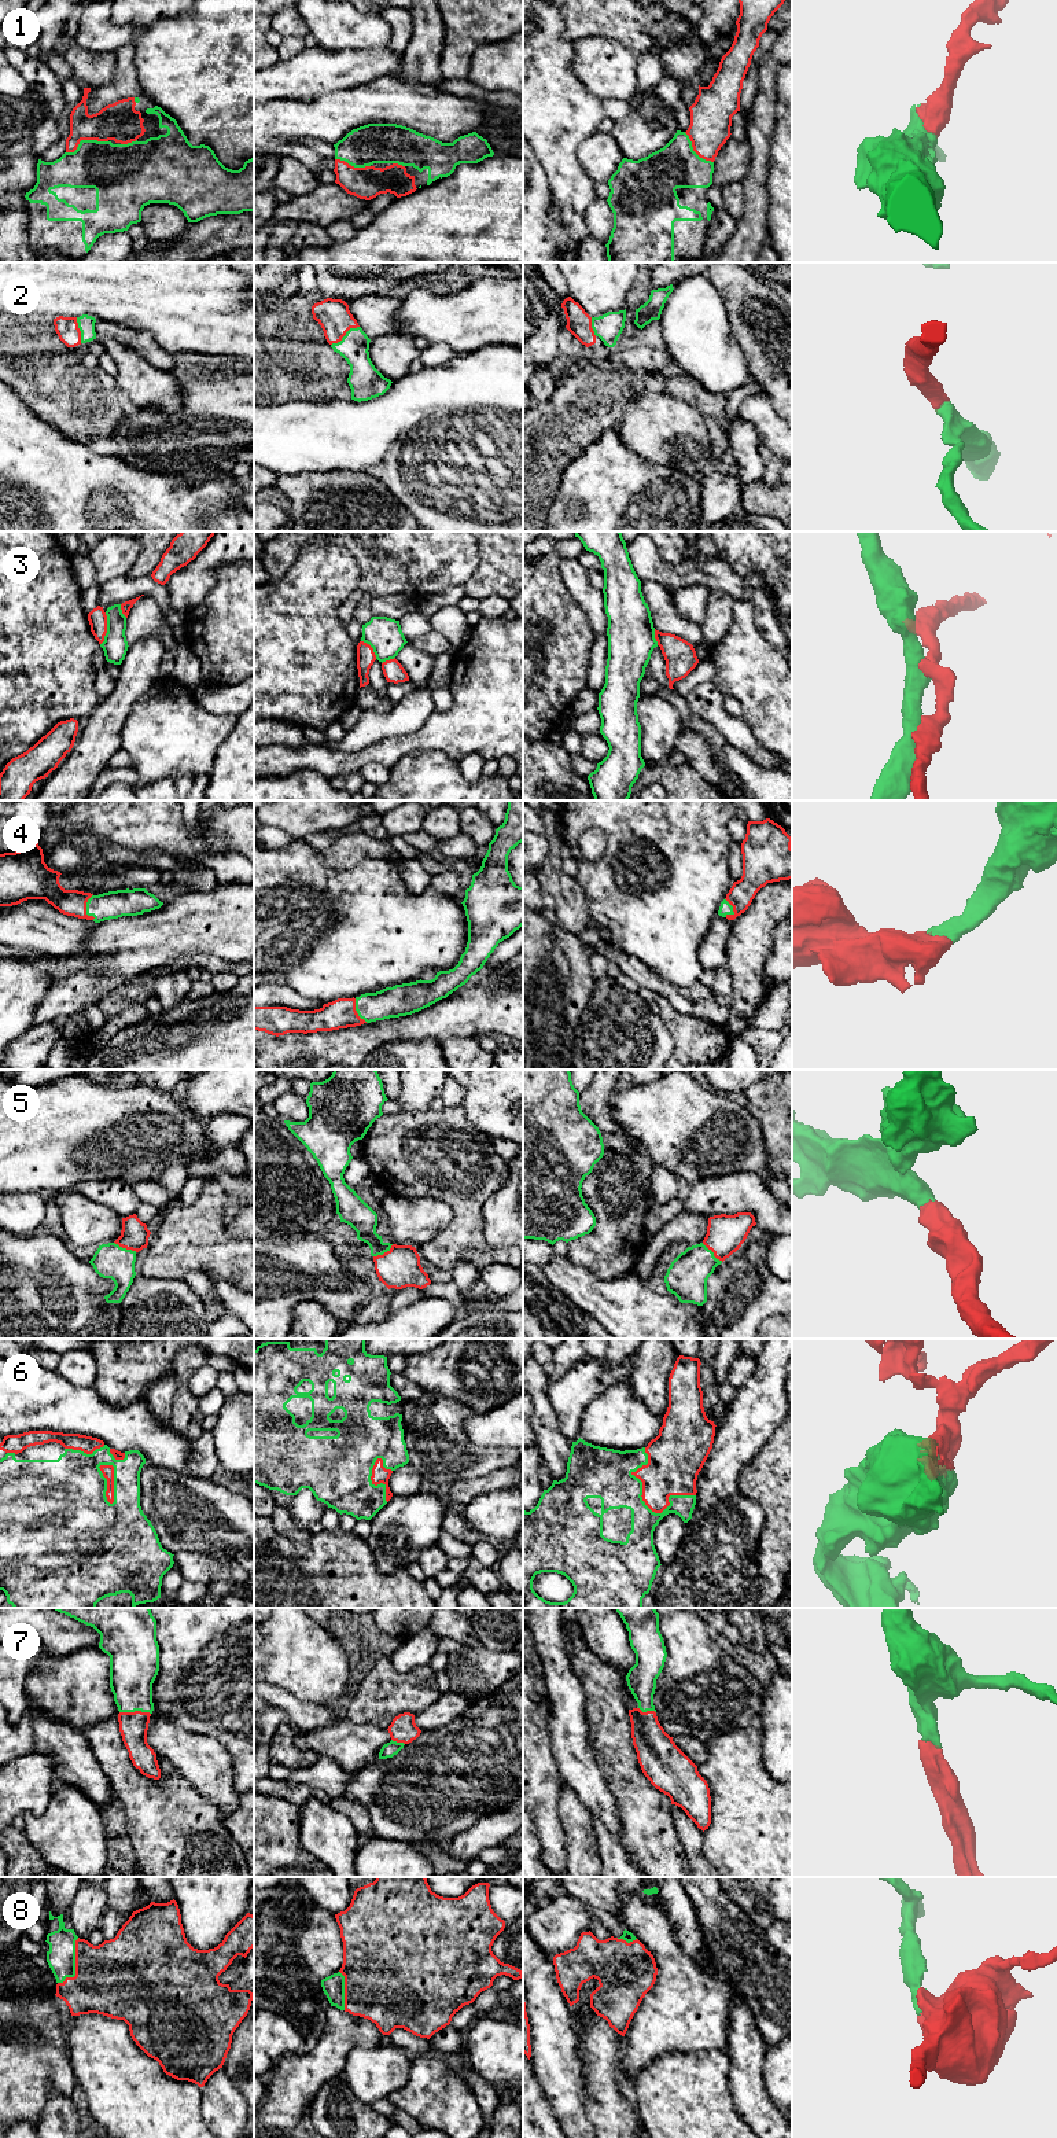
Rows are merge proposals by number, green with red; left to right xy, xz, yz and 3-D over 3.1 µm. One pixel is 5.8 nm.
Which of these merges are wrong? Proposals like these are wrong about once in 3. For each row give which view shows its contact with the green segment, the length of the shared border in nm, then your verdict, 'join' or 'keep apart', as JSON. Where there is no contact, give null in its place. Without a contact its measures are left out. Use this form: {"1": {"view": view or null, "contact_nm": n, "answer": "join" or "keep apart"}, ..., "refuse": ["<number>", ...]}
{"1": {"view": "xy", "contact_nm": 260, "answer": "join"}, "2": {"view": "xz", "contact_nm": 200, "answer": "join"}, "3": {"view": "xy", "contact_nm": 190, "answer": "keep apart"}, "4": {"view": "xy", "contact_nm": 150, "answer": "join"}, "5": {"view": "yz", "contact_nm": 170, "answer": "join"}, "6": {"view": "yz", "contact_nm": 420, "answer": "join"}, "7": {"view": "xy", "contact_nm": 180, "answer": "join"}, "8": {"view": "xy", "contact_nm": 300, "answer": "join"}, "refuse": ["3"]}

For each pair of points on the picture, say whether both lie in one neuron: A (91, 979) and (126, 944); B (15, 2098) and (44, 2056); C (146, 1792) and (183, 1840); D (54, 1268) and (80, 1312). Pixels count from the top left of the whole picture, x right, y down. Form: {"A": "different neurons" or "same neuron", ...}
{"A": "different neurons", "B": "same neuron", "C": "same neuron", "D": "same neuron"}

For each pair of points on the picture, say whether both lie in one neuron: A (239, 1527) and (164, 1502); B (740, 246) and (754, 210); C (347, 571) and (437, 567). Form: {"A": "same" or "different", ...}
{"A": "same", "B": "same", "C": "different"}

